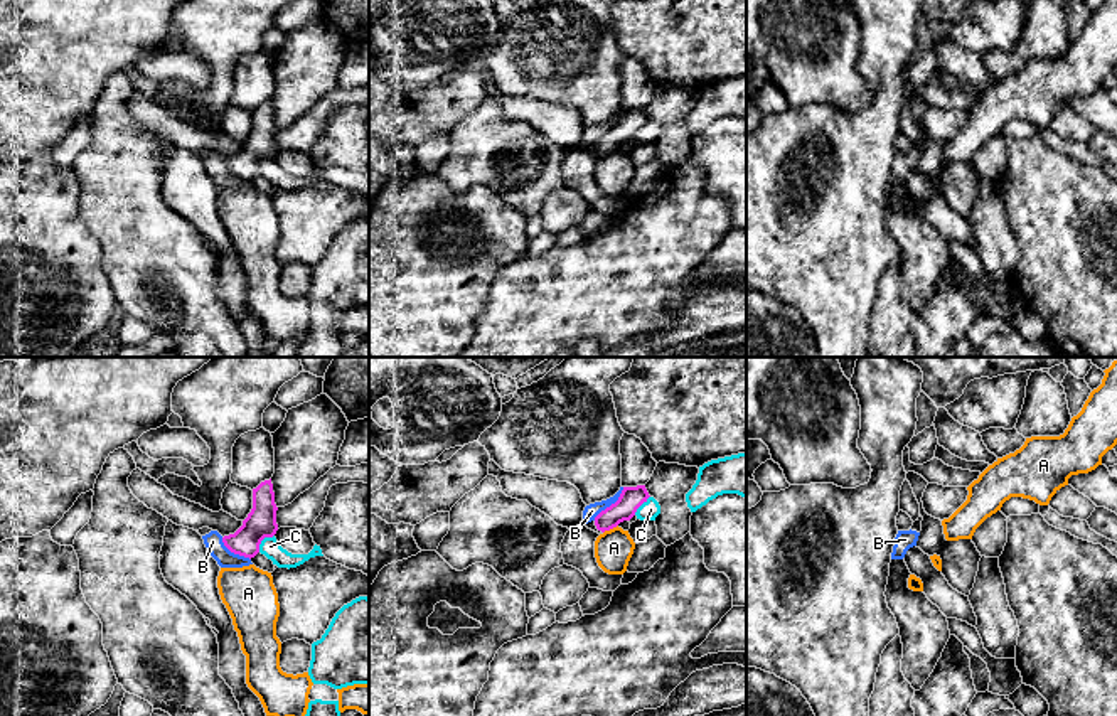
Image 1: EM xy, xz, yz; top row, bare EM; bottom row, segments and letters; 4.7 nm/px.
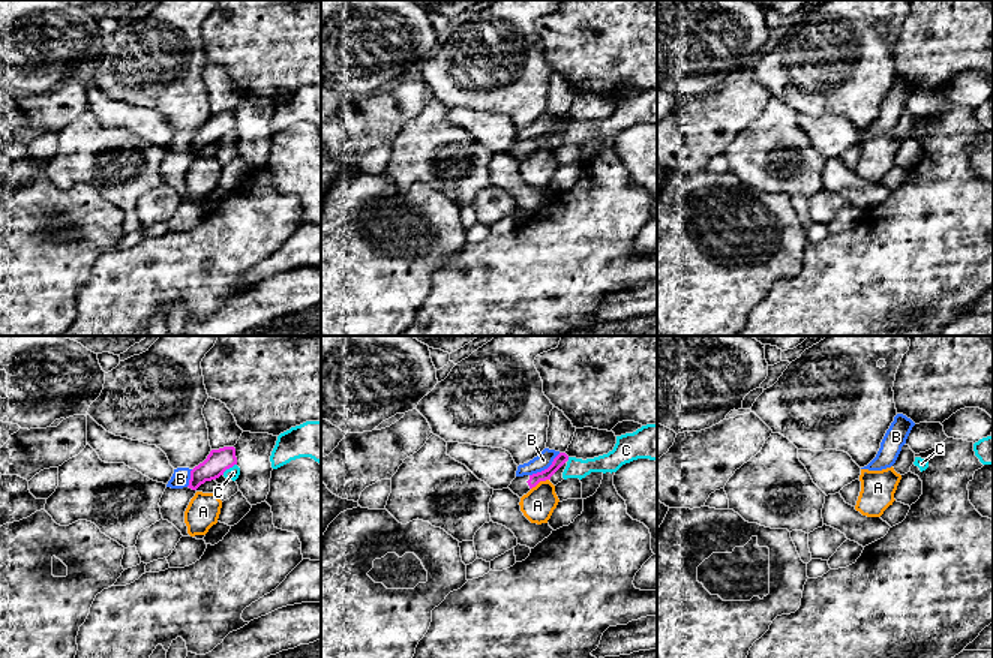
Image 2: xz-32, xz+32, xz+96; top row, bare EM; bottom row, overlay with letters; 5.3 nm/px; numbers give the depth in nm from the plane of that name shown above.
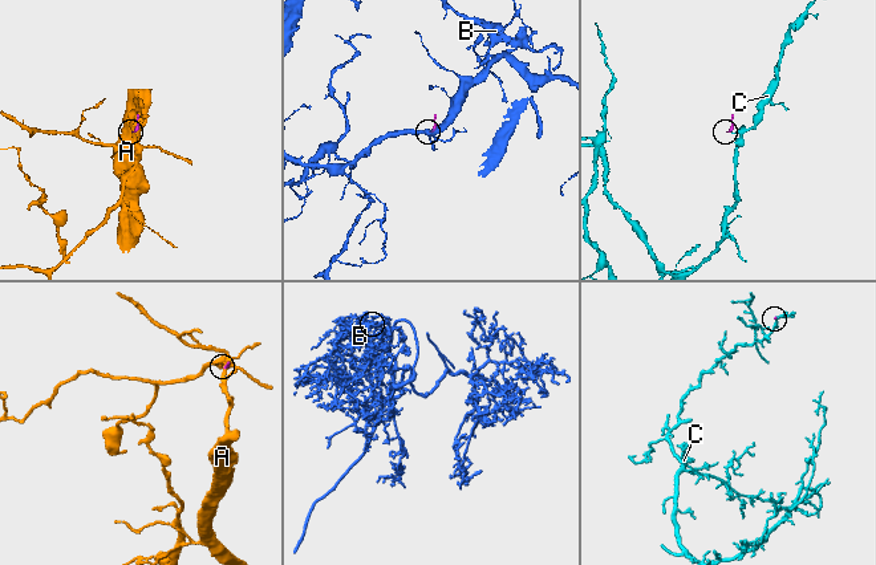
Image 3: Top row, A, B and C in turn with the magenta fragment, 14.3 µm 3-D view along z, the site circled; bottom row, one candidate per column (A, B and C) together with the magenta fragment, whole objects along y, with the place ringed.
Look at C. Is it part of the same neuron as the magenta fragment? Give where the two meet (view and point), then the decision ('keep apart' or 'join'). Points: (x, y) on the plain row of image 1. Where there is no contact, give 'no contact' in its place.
xy (261, 162) | keep apart

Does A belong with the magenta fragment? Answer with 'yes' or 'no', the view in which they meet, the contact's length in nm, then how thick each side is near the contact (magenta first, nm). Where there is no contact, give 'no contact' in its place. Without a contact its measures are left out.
no; contact in xz; length 80 nm; calibres 110 and 180 nm

